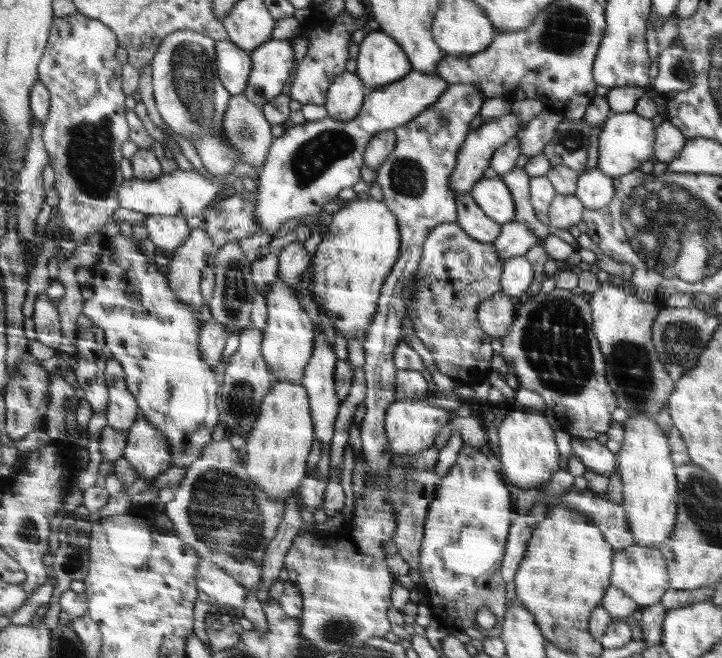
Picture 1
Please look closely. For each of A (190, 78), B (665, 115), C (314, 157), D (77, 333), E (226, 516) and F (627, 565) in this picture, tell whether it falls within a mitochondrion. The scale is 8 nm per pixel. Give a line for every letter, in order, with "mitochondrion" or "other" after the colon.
A: mitochondrion
B: other
C: mitochondrion
D: other
E: mitochondrion
F: other

